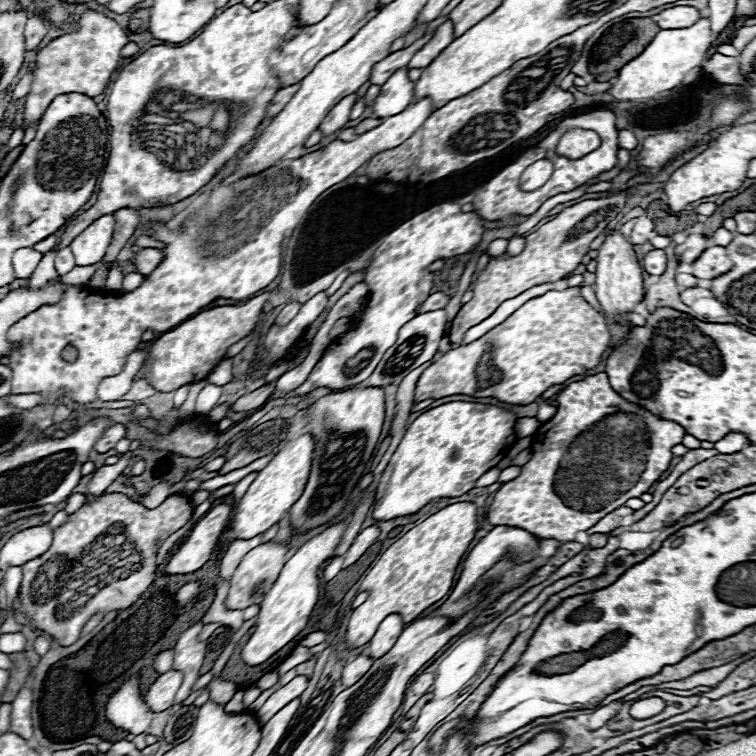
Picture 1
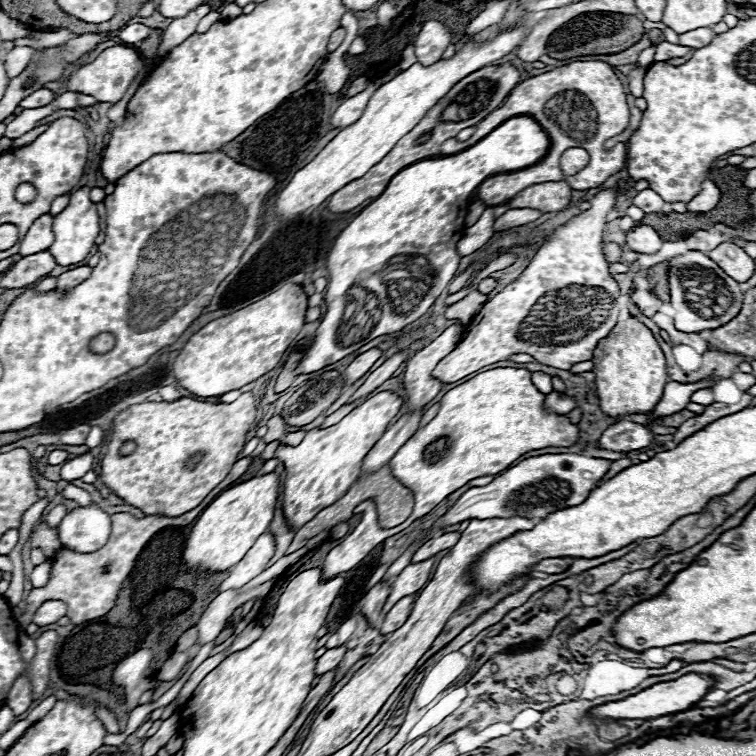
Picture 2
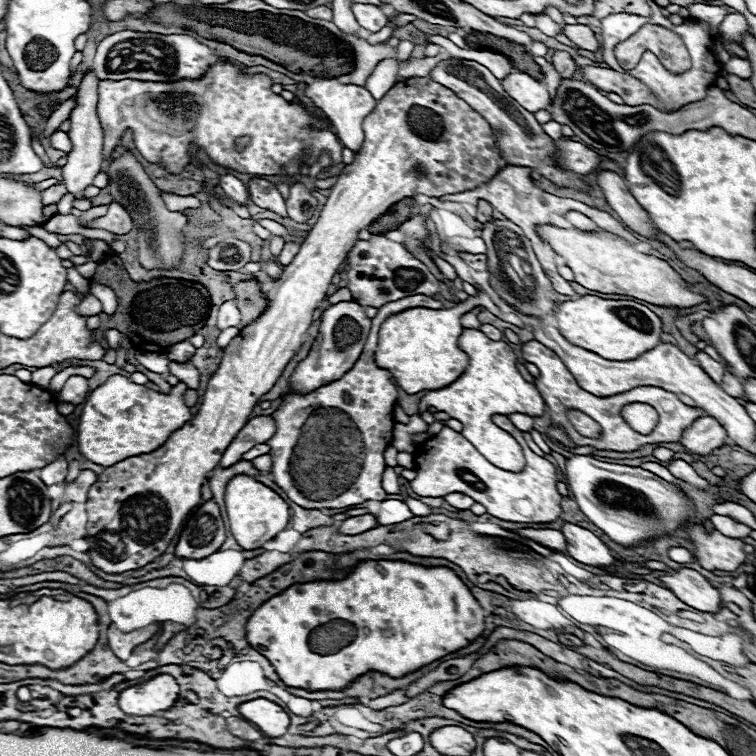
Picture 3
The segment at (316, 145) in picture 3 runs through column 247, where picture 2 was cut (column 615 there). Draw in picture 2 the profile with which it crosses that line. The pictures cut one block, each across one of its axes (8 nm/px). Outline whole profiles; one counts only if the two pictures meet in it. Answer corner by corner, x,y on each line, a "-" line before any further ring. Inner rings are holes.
600,60
572,62
566,66
554,68
550,72
522,80
520,84
516,84
516,88
512,88
512,92
506,96
504,104
500,108
496,108
496,112
490,112
478,124
476,132
466,142
458,142
456,138
446,140
442,144
442,152
444,154
462,152
462,150
474,146
476,142
480,142
484,136
488,136
492,132
492,126
500,126
504,120
518,116
518,114
532,116
548,132
550,148
540,162
536,162
528,168
488,176
482,182
482,186
478,186
478,198
486,206
498,206
502,202
508,202
510,196
516,196
526,186
540,184
540,182
566,180
572,190
590,190
590,188
600,186
606,178
610,178
612,174
616,174
624,168
624,162
626,162
626,144
624,142
618,142
610,152
602,150
604,142
612,136
622,134
628,128
628,120
630,120
630,108
628,108
624,86
608,62
600,62
-
574,146
584,148
590,154
590,162
578,174
566,176
560,170
558,162
560,162
562,152
568,148
574,148

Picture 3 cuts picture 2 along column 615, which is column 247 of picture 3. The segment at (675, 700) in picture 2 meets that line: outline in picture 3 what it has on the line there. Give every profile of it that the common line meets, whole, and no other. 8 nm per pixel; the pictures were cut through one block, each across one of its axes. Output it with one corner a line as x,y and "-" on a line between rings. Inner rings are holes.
256,698
256,700
244,702
238,706
238,710
248,722
256,724
258,730
270,738
284,736
290,726
290,716
278,704
274,704
266,698

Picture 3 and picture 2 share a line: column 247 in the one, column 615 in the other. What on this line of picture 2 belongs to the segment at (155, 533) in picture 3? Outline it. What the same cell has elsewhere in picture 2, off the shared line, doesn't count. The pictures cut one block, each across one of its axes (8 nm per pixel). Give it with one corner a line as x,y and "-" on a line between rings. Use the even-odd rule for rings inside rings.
634,316
620,320
612,332
598,342
594,350
594,374
600,410
614,422
632,414
644,414
654,410
662,398
664,384
668,382
666,360
652,332

